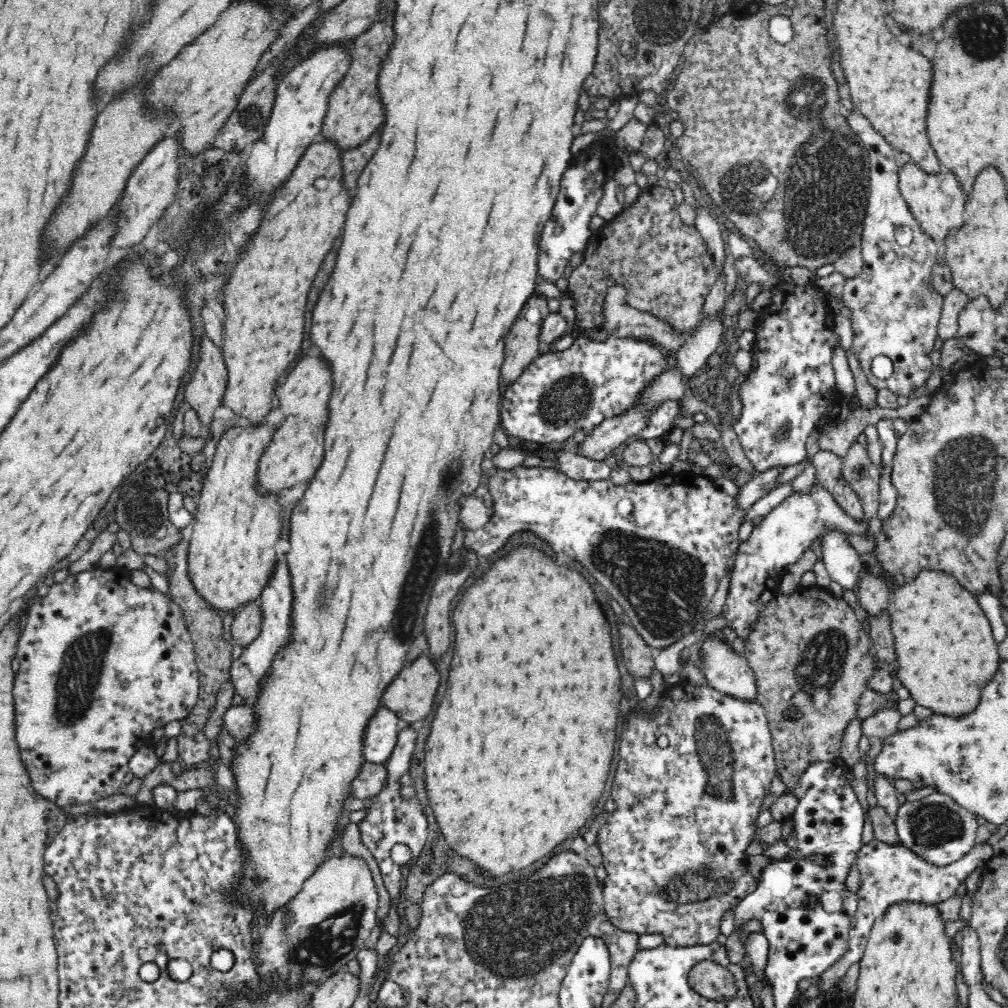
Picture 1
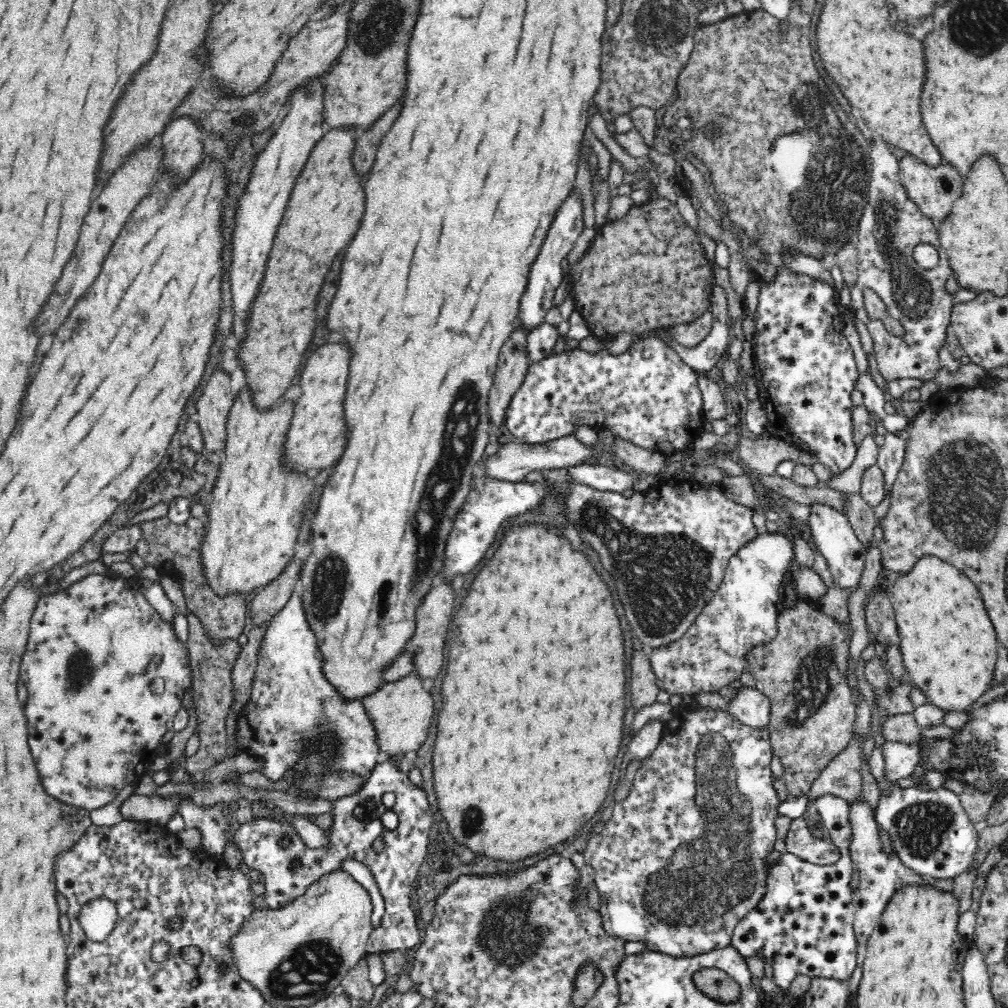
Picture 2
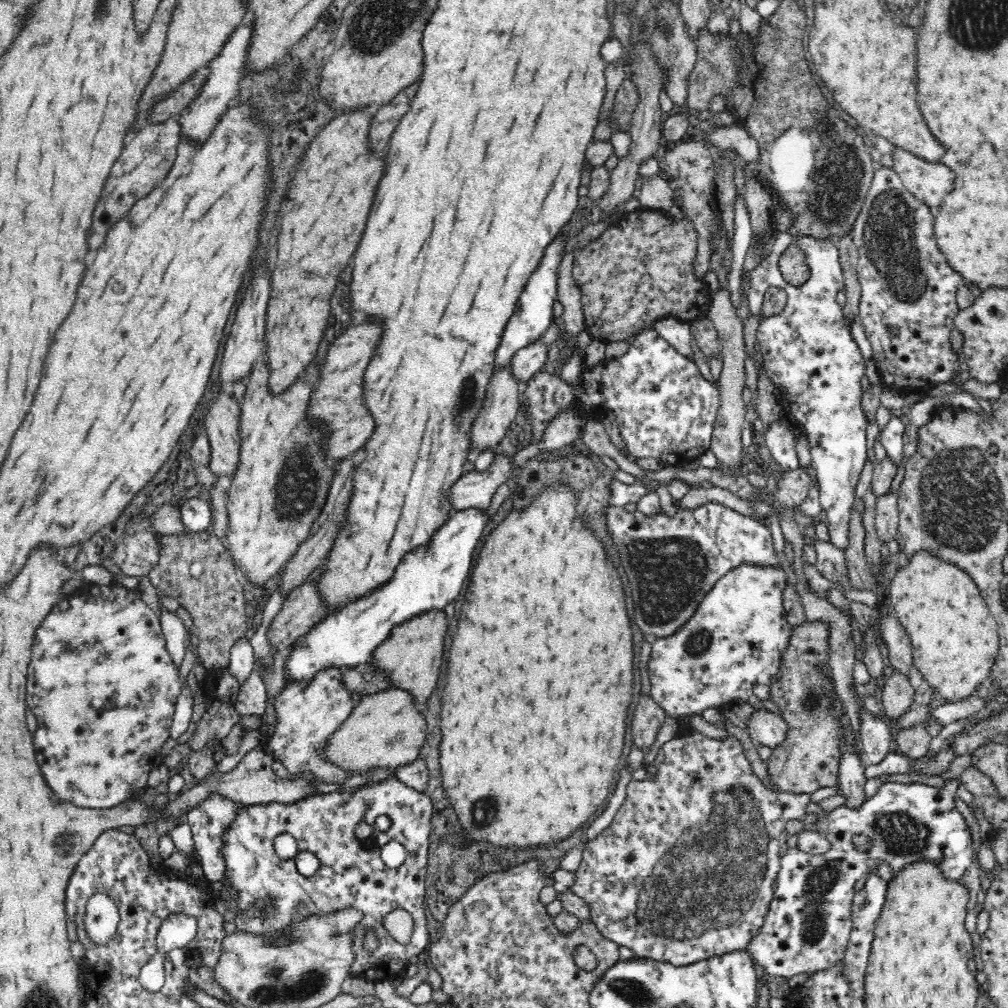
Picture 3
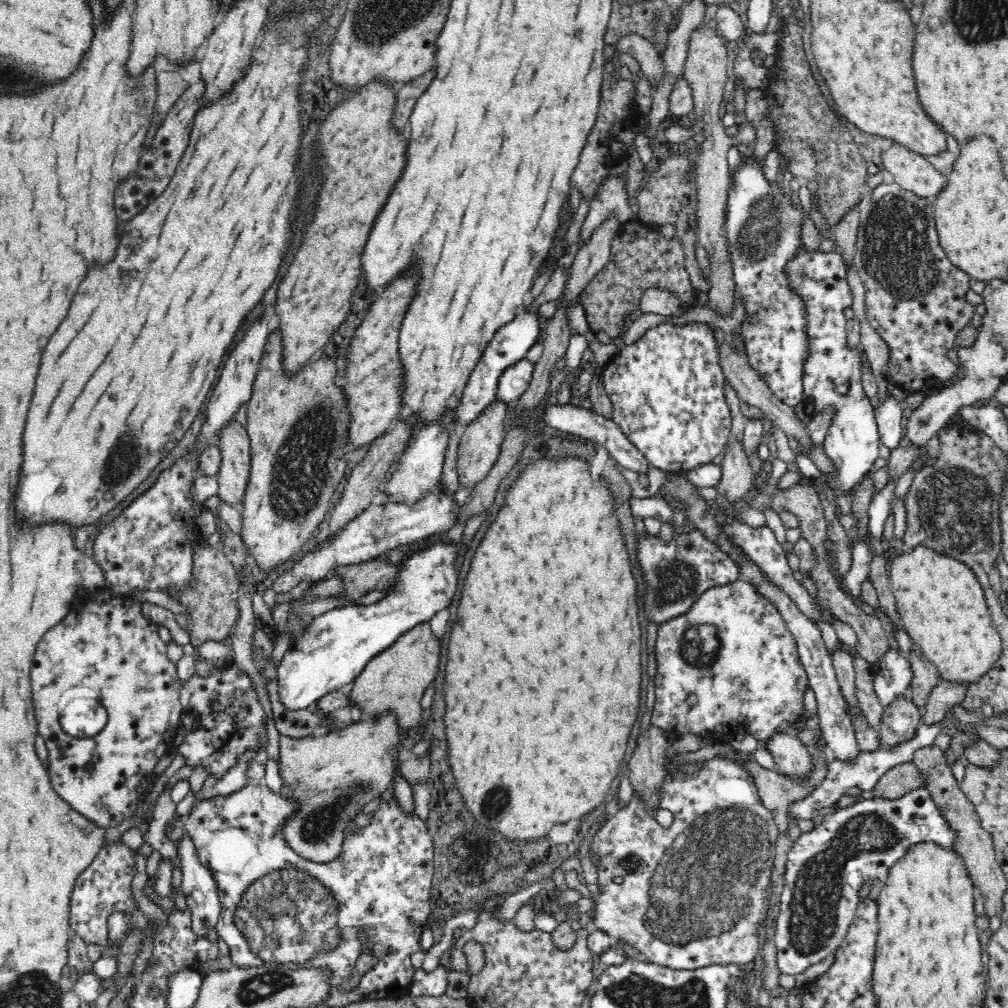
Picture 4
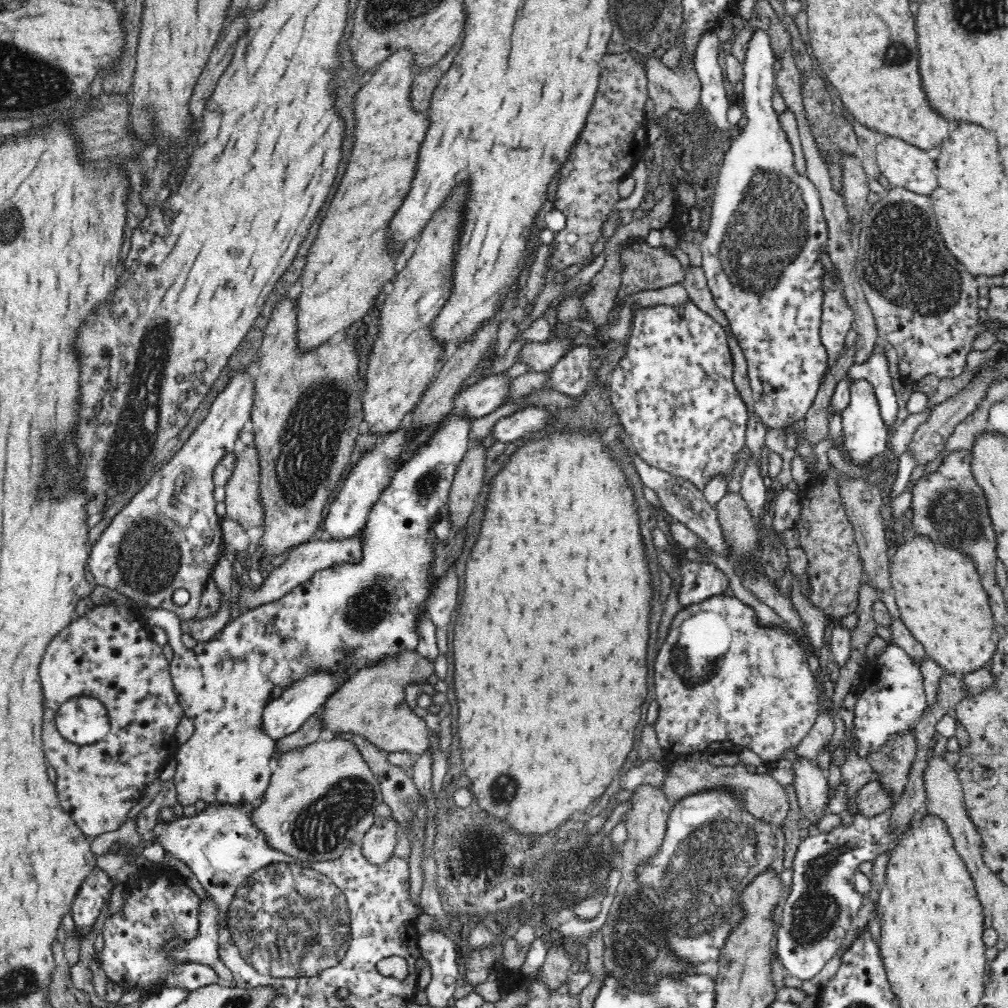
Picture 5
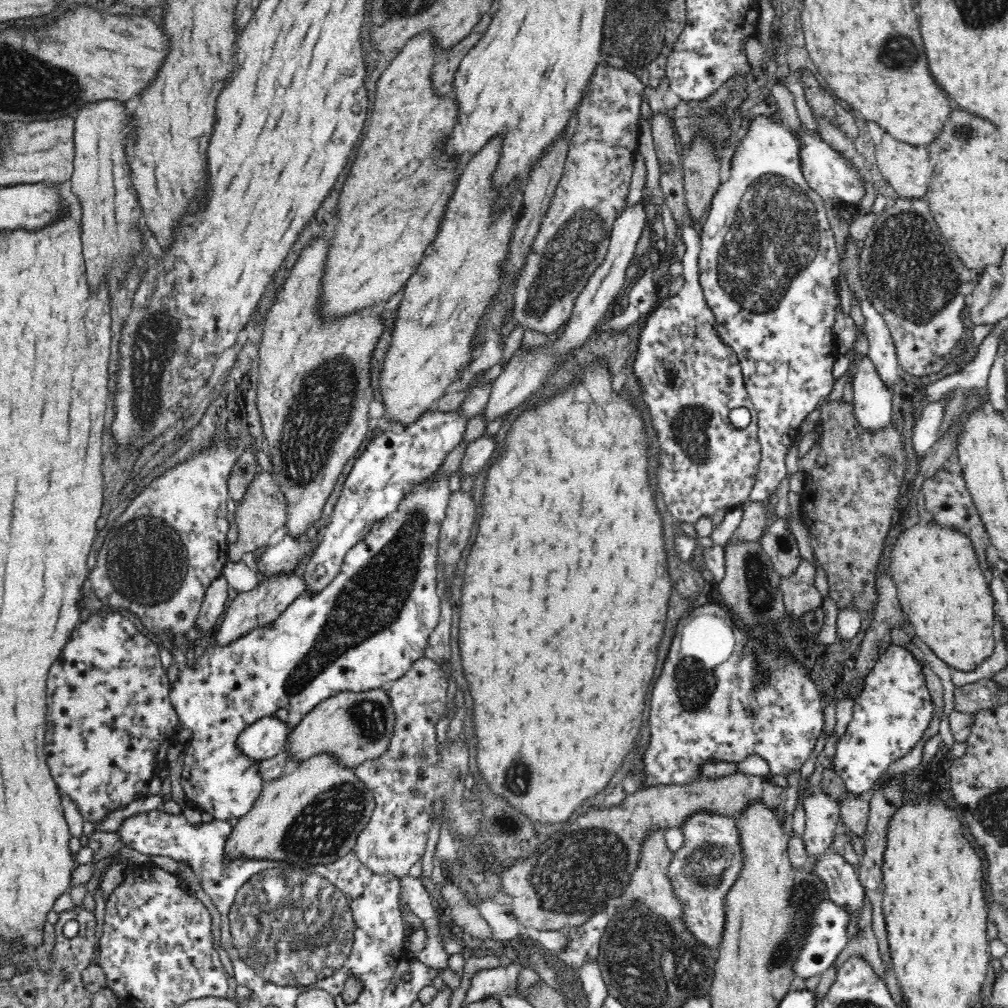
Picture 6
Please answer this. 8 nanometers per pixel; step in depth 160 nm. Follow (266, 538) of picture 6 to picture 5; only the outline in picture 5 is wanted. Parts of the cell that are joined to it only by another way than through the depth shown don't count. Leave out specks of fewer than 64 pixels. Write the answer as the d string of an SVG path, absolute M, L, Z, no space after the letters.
M256 447L245 448L237 455L236 470L225 486L226 516L244 527L260 528L265 523L265 512L259 494L260 463Z

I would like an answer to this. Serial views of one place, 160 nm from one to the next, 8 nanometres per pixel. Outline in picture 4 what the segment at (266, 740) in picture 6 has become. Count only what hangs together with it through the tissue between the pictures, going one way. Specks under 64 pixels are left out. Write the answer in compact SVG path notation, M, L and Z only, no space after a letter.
M448 541L447 543L436 543L429 549L418 551L410 555L403 564L396 582L388 588L383 600L368 606L356 605L337 608L314 617L307 631L290 644L277 668L280 703L288 711L311 710L318 700L322 700L326 695L353 683L355 678L362 673L366 664L374 656L378 656L391 644L394 644L399 636L417 624L429 621L438 610L448 608L456 590L456 580L458 580L458 569L454 565L454 554L458 548L460 548L460 543Z

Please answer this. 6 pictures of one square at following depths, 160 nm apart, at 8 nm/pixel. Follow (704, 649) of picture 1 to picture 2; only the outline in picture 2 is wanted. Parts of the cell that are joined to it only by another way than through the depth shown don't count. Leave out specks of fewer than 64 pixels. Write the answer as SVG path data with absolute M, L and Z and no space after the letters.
M744 687L730 702L729 714L746 726L767 730L772 704L762 692Z

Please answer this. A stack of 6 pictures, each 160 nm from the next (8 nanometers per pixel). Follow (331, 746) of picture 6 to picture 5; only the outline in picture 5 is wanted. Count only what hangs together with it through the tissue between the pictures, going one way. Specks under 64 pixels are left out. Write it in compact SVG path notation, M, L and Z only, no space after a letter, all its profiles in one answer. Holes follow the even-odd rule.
M404 651L397 657L388 657L379 665L364 667L348 676L338 692L329 696L320 710L320 732L323 738L341 739L340 735L354 735L366 739L377 750L410 752L419 756L433 744L433 734L422 714L407 708L405 688L411 683L422 683L433 673L434 663L420 657L417 651ZM338 735L338 736L337 736Z

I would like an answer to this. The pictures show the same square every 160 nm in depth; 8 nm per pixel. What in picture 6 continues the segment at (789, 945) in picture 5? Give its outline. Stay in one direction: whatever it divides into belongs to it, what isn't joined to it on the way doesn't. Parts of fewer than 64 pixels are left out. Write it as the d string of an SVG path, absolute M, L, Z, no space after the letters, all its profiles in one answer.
M824 899L813 912L811 916L811 929L807 932L805 943L803 944L800 958L794 963L793 969L797 976L802 978L810 978L825 972L830 968L838 956L842 953L845 946L848 944L848 937L846 937L846 924L848 924L848 913L838 907L834 901Z

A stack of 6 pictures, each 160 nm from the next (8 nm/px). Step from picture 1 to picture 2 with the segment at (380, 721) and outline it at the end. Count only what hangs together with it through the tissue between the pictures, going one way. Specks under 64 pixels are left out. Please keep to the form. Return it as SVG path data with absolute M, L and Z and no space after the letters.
M298 584L292 592L290 600L275 614L266 629L259 652L254 690L250 701L243 707L237 719L238 747L240 752L265 762L263 774L271 780L279 780L286 771L293 768L310 755L320 755L322 769L332 773L352 773L361 777L369 777L377 763L382 760L381 749L370 719L366 715L361 700L346 700L344 695L338 696L336 687L324 677L323 656L316 633L306 620L303 607L303 589Z

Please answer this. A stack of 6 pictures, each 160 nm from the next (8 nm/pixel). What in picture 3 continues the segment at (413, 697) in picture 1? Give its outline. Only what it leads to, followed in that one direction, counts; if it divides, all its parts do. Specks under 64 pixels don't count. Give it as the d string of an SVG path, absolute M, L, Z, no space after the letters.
M398 688L387 689L361 698L350 717L326 741L320 757L324 757L326 763L346 771L348 776L367 776L377 768L396 771L400 766L416 760L426 736L426 719L420 712L416 712L413 696Z

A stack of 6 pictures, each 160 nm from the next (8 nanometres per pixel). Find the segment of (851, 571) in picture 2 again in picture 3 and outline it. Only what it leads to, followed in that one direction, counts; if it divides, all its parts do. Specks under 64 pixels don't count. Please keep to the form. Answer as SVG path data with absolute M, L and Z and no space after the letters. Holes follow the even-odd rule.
M778 231L774 233L774 238L770 258L754 268L749 276L748 312L759 318L757 341L767 376L776 387L783 388L783 397L779 398L780 406L788 414L794 415L798 428L809 442L811 466L818 475L819 500L822 516L828 524L829 541L845 551L856 486L868 456L866 426L869 420L861 405L863 388L860 383L866 372L866 363L851 334L851 326L846 323L843 308L836 301L838 292L845 290L839 250L826 239L792 237L789 233ZM770 286L783 288L787 293L787 302L780 313L764 316L761 313L763 296Z

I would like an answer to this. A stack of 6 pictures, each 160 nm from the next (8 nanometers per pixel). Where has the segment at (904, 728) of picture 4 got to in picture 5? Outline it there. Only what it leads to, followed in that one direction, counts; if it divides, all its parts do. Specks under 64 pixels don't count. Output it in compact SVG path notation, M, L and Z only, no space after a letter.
M911 732L890 740L880 748L880 752L867 758L872 767L872 778L880 783L884 791L888 791L892 804L897 803L905 789L916 752L917 740L914 732Z

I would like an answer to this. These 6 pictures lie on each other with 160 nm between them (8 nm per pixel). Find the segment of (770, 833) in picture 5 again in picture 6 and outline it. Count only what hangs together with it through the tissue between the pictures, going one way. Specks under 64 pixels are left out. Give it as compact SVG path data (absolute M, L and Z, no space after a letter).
M696 814L682 826L683 845L673 852L667 875L675 895L685 904L683 919L696 940L711 949L718 948L724 930L724 896L742 868L738 829L726 815Z

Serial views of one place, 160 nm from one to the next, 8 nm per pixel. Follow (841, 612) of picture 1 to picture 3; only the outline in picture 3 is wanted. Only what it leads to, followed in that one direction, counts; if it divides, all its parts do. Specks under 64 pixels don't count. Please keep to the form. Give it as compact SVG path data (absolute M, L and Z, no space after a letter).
M806 621L804 624L792 627L791 639L789 647L783 654L783 665L781 666L780 680L772 686L772 702L780 707L781 718L787 724L788 736L782 748L776 748L772 751L772 755L768 760L764 761L767 767L768 789L770 791L782 791L799 795L812 794L818 788L825 786L838 785L838 762L840 762L841 748L841 732L838 727L829 696L831 692L828 690L828 682L832 682L832 678L822 678L821 674L817 674L814 669L816 664L823 664L825 670L831 672L828 666L828 624L823 622Z

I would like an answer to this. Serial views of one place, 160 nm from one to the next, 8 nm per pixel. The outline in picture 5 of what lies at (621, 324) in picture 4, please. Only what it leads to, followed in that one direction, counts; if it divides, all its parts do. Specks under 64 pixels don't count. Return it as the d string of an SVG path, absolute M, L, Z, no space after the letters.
M644 240L626 243L620 252L620 263L622 263L622 279L617 299L628 297L639 291L658 290L682 283L684 280L685 270L676 256L668 254L663 246L652 248Z

